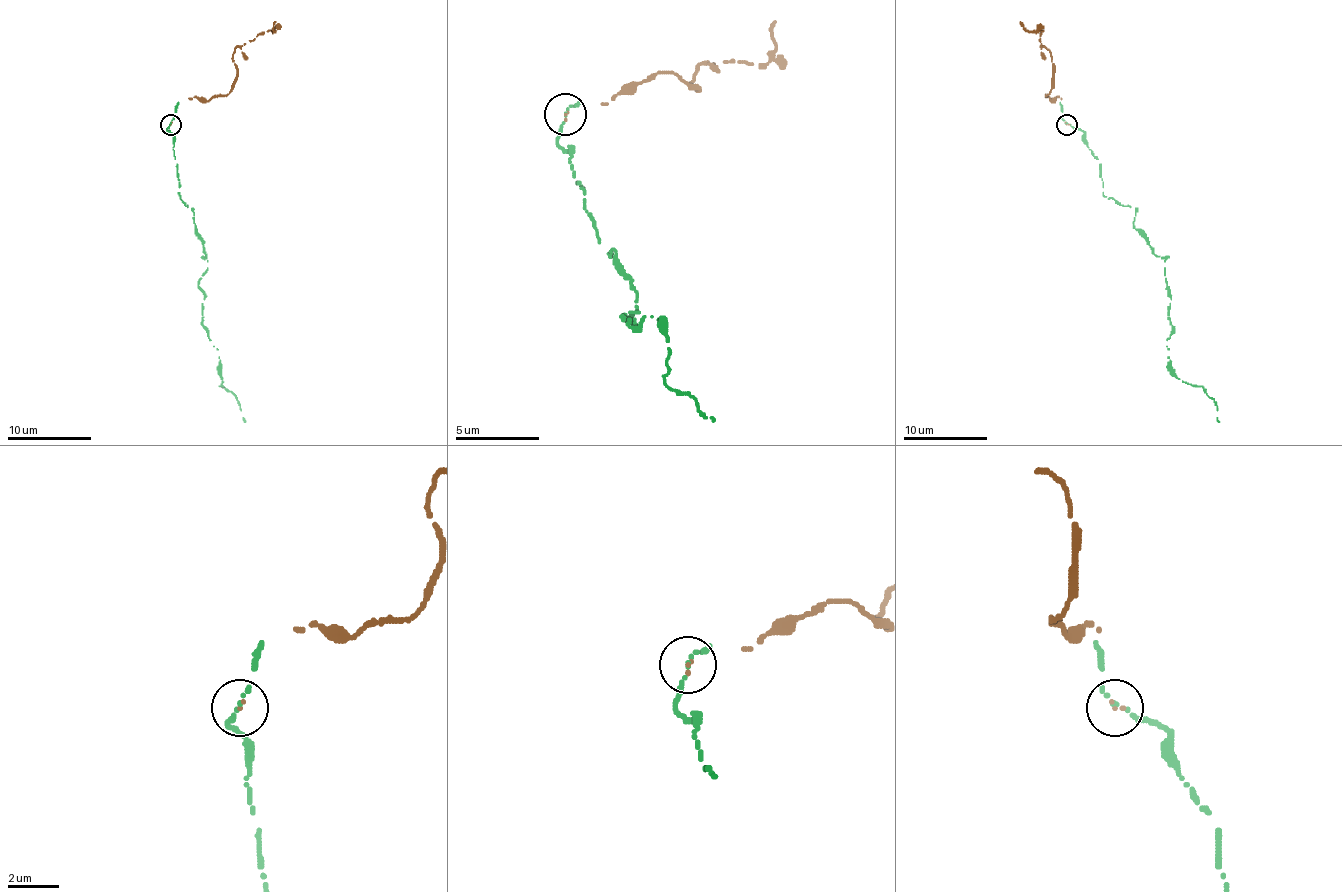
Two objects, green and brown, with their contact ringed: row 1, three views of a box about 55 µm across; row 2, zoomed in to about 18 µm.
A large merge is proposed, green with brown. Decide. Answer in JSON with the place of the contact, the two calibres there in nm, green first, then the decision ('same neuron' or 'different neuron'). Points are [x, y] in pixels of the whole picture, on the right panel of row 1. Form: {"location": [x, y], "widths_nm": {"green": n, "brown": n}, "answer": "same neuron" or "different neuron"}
{"location": [1066, 124], "widths_nm": {"green": 160, "brown": 100}, "answer": "same neuron"}

